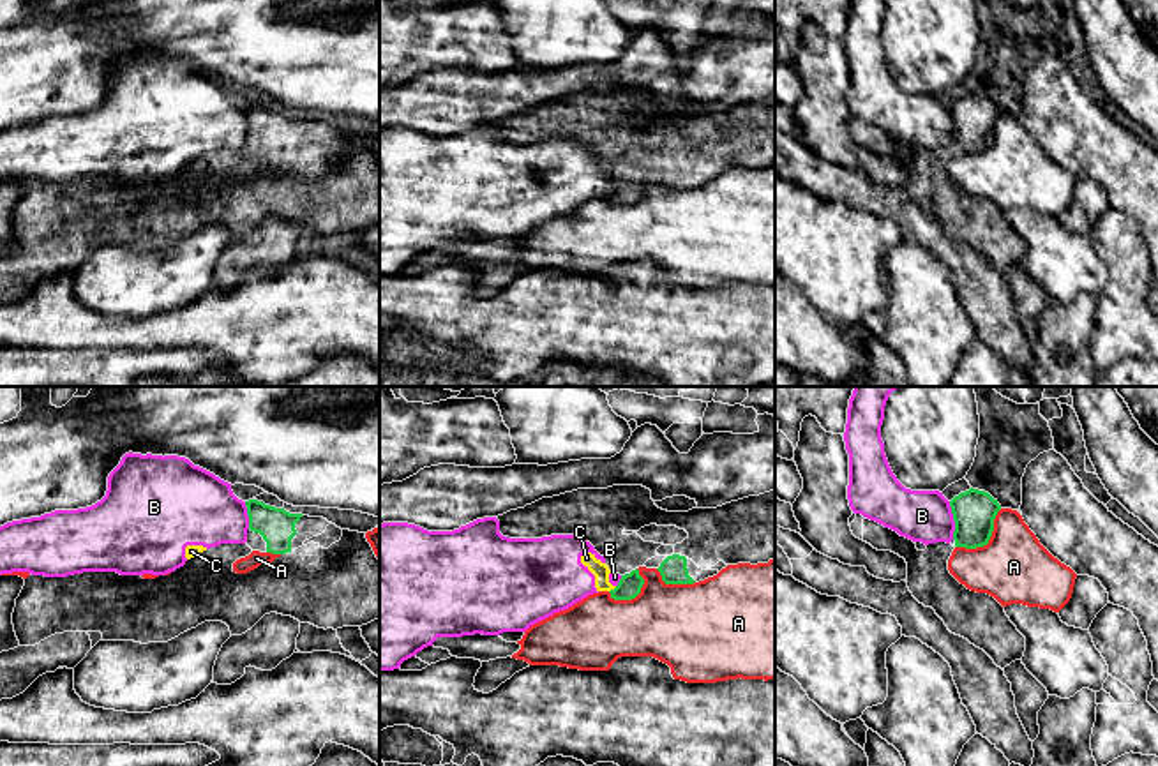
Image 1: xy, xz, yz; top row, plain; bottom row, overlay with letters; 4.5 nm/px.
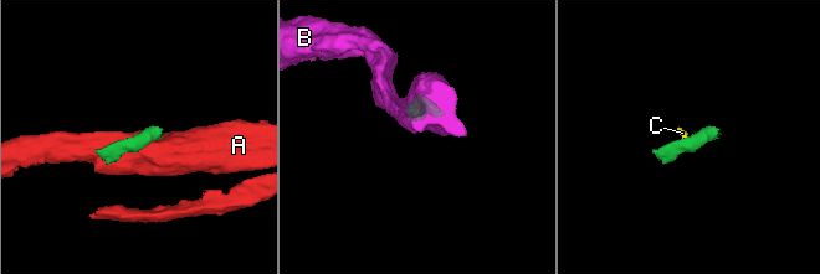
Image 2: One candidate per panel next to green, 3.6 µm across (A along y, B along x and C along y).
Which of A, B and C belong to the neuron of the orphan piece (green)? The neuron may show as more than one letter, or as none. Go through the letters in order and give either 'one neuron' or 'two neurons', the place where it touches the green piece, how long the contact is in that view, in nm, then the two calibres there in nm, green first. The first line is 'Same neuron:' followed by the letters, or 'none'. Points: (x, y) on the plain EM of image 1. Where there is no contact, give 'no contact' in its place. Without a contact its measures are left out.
Same neuron: none
A: two neurons; meets green in yz at (987, 147); contact 280 nm long; 190 nm thick on the green side, 320 nm on the other
B: two neurons; meets green in yz at (954, 124); contact 180 nm long; 190 nm thick on the green side, 240 nm on the other
C: two neurons; meets green in xz at (615, 193); contact 50 nm long; 110 nm thick on the green side, 80 nm on the other

